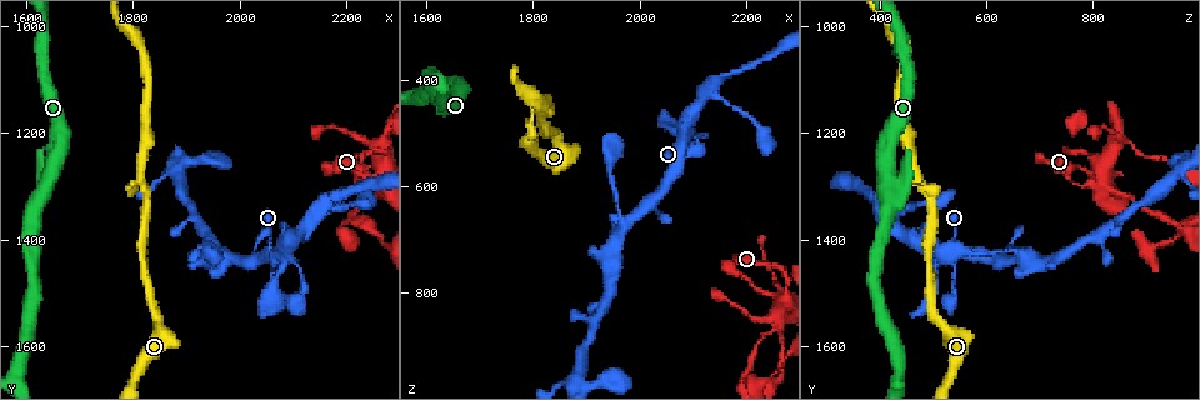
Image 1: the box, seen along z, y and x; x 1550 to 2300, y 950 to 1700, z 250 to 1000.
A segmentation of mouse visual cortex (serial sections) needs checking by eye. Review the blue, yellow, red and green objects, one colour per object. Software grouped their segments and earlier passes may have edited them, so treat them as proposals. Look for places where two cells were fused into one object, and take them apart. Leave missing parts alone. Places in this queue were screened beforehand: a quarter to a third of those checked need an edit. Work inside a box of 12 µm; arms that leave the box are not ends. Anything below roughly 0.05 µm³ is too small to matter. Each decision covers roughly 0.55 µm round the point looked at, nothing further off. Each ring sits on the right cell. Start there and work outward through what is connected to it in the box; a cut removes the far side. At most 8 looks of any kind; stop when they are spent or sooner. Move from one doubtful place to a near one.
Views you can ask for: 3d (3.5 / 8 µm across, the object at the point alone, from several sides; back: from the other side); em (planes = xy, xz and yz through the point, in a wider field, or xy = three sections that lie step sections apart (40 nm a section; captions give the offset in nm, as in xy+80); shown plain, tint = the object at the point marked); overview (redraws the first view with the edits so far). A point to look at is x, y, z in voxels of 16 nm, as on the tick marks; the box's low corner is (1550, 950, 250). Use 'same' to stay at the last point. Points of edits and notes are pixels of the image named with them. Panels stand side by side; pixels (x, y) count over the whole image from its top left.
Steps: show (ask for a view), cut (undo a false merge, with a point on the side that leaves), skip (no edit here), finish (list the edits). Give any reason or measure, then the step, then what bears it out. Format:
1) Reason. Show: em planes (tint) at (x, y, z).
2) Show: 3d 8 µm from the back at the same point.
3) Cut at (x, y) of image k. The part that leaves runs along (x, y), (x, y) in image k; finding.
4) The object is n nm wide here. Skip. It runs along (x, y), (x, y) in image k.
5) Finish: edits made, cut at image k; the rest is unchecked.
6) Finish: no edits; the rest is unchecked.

Abrupt turn. Show: 3d 3.5 µm at (1820, 1290, 475).

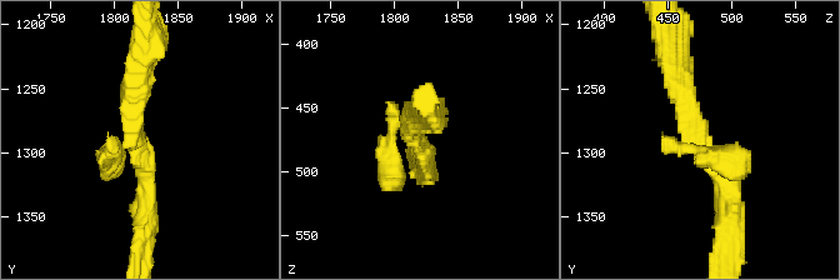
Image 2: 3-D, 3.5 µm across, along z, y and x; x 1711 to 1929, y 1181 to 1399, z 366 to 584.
Show: em xy step 2 (tint) at (1818, 1286, 470).

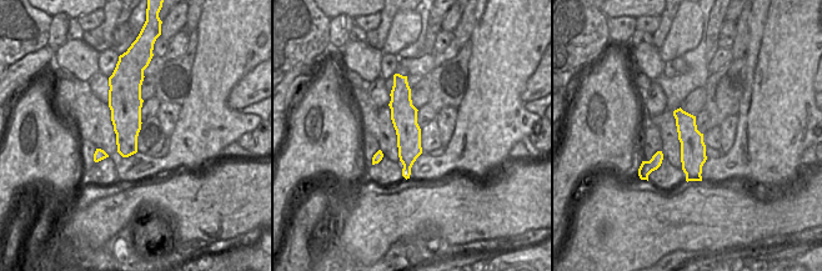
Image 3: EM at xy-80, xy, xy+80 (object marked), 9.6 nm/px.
Cut it another way. Show: em xy step 1 (tint) at the same point.

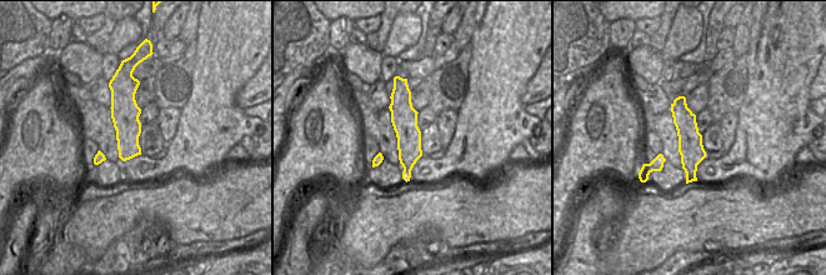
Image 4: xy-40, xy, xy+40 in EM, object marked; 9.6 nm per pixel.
Cut at (396, 165) of image 2. The part that leaves runs along (399, 121), (386, 141), (395, 183) in image 2; two cells meet here.

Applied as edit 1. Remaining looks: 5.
Redraw. Show: overview.

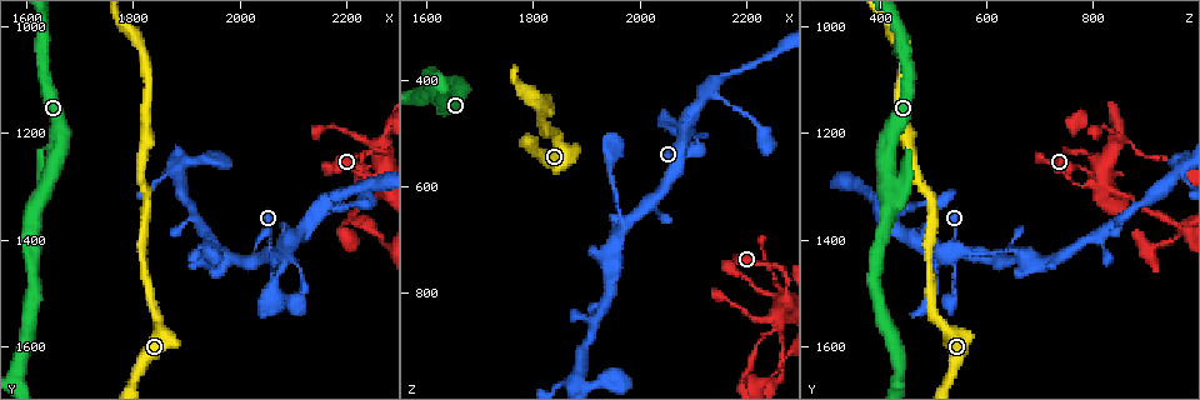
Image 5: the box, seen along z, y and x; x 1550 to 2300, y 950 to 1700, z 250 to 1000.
Four or more arms meet. Show: 3d 8 µm from the back at (1640, 1290, 415).

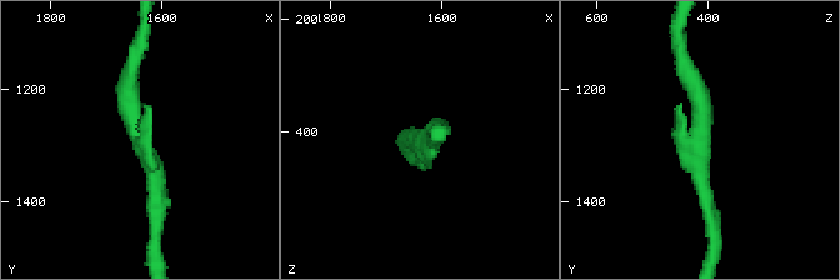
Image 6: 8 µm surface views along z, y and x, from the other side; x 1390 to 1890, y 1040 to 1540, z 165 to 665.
4 arms meet here; the arms are 200, 300, 450, 450 nm wide; now the EM. Show: em planes (tint) at (1640, 1290, 415).

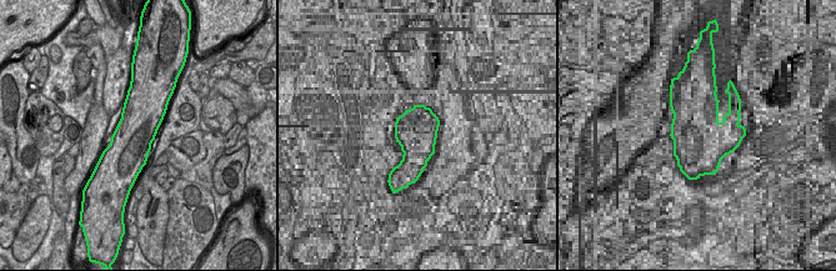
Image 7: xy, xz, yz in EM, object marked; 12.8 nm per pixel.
The object is 550 nm wide here. Cut at (148, 110) of image 6. A second cell is stuck on.

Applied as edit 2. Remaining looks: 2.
Finish: edits made, cut at image 2, cut at image 6; the rest is unchecked.

